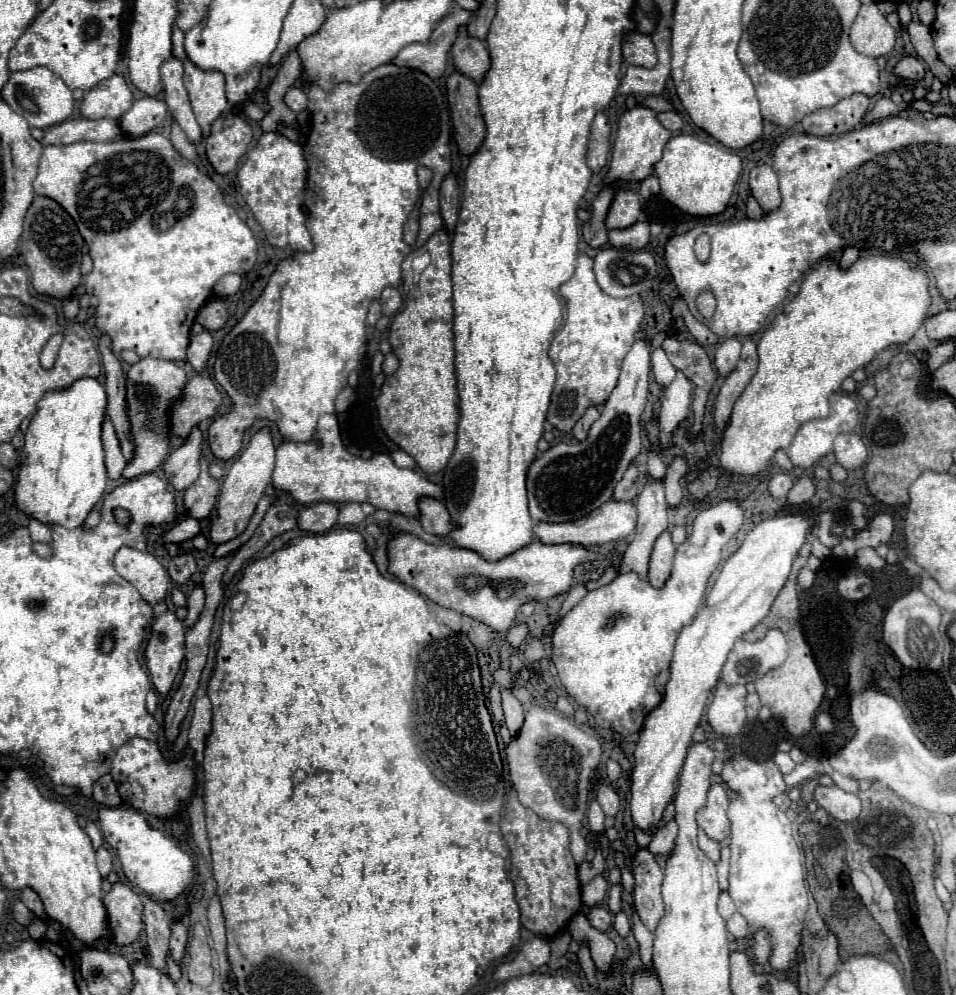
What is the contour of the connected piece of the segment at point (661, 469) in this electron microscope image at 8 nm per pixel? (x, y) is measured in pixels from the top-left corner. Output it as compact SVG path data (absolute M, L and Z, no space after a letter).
M649 453L649 461L647 461L647 467L649 467L649 475L657 481L661 481L667 473L667 465L659 459L657 453Z

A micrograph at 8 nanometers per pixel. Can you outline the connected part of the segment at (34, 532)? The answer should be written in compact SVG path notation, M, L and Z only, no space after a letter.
M35 519L29 521L29 533L31 533L33 541L37 541L37 543L49 543L51 541L51 529L47 525L35 521Z

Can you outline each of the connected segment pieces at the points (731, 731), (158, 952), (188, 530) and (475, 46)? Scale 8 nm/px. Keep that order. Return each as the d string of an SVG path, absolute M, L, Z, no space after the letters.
M719 683L715 697L707 709L707 721L719 735L737 735L745 723L745 697L743 685Z
M147 899L143 905L143 925L147 935L149 961L153 967L165 973L165 957L169 955L171 917L163 911L163 907L157 901Z
M183 517L169 531L165 531L163 539L165 539L165 543L181 543L185 539L193 539L197 533L199 533L199 521Z
M459 27L459 35L451 47L451 59L455 69L475 83L481 83L485 79L485 73L491 65L487 45L481 39L471 37L465 27Z

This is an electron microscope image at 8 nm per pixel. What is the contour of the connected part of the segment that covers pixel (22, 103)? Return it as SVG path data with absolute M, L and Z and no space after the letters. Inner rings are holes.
M33 67L27 71L11 73L9 81L1 89L1 97L17 115L25 117L31 127L39 127L39 129L61 123L73 113L71 89L61 81L61 77L51 73L47 67Z

